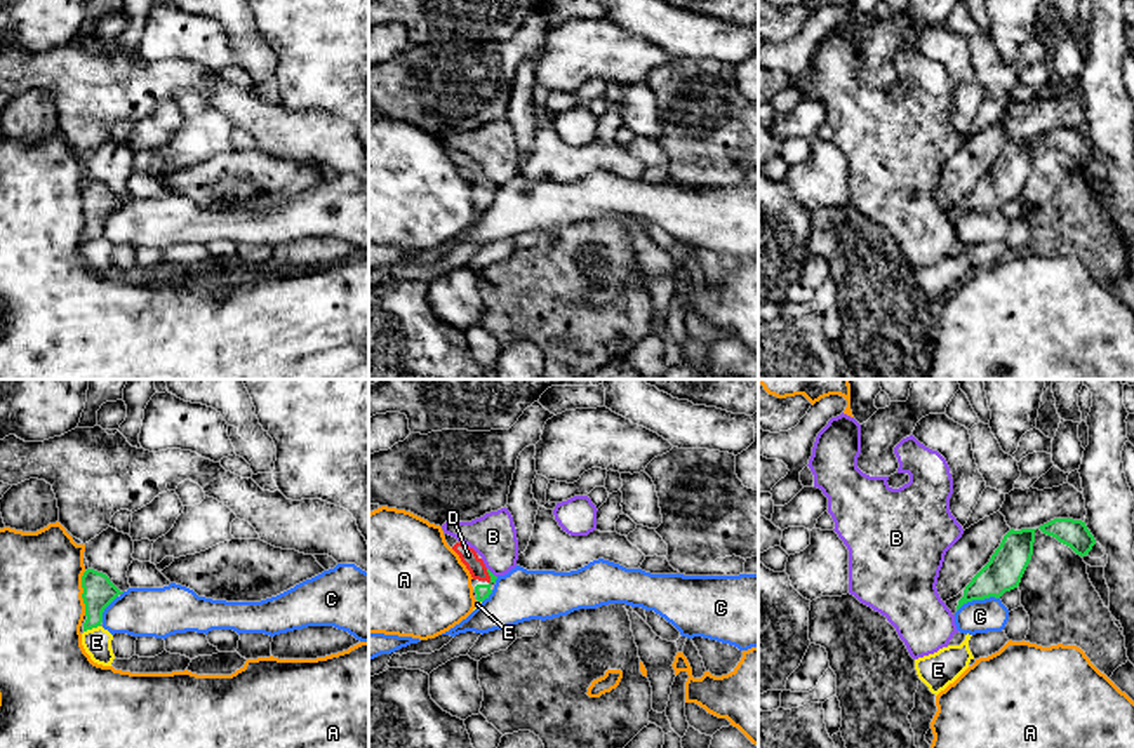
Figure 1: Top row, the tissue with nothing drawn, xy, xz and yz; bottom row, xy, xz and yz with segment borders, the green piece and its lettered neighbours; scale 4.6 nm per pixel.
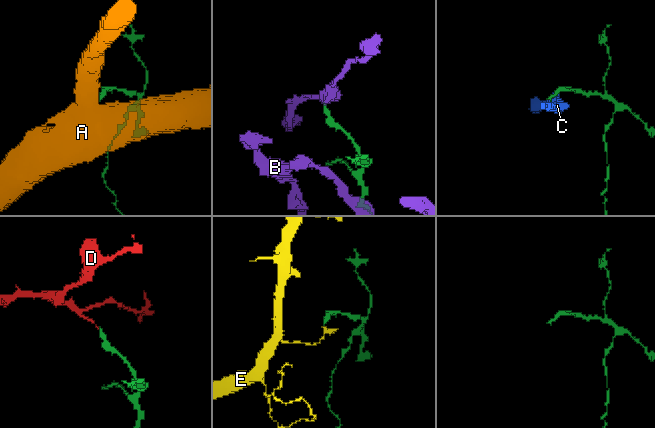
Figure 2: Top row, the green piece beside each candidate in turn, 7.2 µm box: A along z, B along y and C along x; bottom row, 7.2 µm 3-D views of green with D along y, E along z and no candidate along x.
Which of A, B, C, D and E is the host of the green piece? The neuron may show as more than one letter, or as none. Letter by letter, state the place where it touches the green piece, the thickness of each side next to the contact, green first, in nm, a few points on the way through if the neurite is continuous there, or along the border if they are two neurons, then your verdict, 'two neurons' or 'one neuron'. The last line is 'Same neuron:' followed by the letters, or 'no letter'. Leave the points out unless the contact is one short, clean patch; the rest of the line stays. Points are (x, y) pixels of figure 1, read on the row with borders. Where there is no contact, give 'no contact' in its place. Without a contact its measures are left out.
A: meets green in xy at (82, 594); 150 nm thick on the green side, 380 nm on the other; border along xy (86, 571), (82, 576), (84, 614); two neurons
B: meets green in xz at (491, 573); 70 nm thick on the green side, 220 nm on the other; border along xz (487, 567), (494, 576); two neurons
C: meets green in yz at (978, 599); 170 nm thick on the green side, 160 nm on the other; border along yz (999, 597), (973, 599), (957, 611); two neurons
D: meets green in xz at (489, 574); 70 nm thick on the green side, 80 nm on the other; runs through xz (482, 592), (489, 583), (489, 574), (468, 555); one neuron
E: meets green in xy at (91, 628); 150 nm thick on the green side, 130 nm on the other; border along xy (100, 625), (84, 632); two neurons
Same neuron: D

